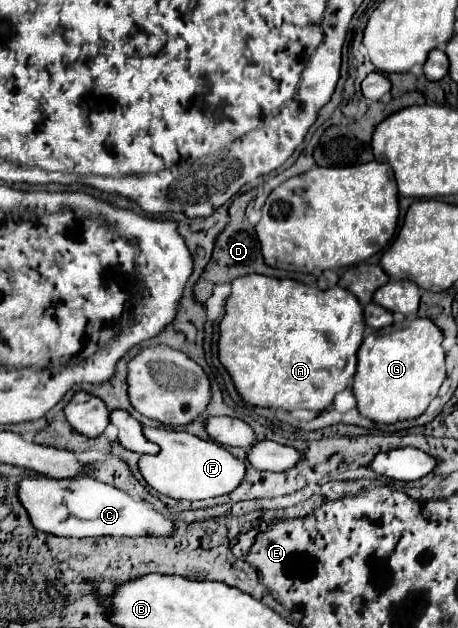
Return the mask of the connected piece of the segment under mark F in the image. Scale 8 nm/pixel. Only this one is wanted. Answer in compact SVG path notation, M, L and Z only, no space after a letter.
M143 426L145 438L159 444L161 452L155 456L141 456L139 470L147 484L175 500L207 500L233 492L245 476L245 464L227 452L223 446L211 440L201 440L187 432L165 430L165 428L147 428Z

